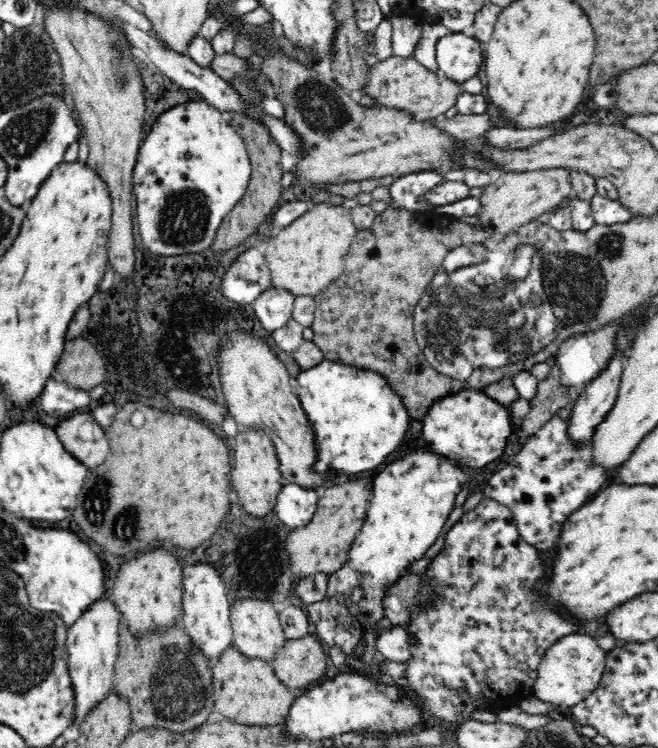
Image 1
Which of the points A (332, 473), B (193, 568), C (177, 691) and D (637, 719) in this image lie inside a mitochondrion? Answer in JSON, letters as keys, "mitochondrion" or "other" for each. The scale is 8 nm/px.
{"A":"other","B":"other","C":"mitochondrion","D":"other"}

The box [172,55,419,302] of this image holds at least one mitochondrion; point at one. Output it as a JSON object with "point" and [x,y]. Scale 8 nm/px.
{"point":[321,108]}

